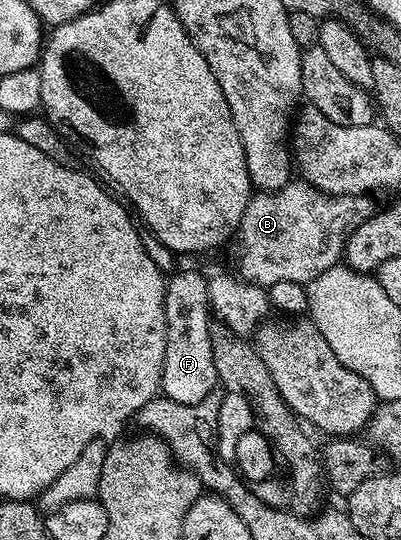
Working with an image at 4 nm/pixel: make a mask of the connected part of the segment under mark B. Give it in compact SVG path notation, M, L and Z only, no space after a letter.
M302 180L286 182L279 190L252 193L237 235L238 277L264 288L281 280L312 282L321 272L340 265L349 236L372 216L371 202L361 194L327 194Z

